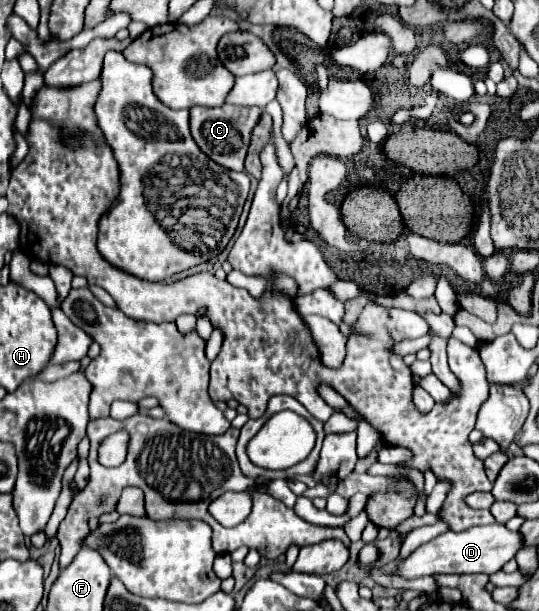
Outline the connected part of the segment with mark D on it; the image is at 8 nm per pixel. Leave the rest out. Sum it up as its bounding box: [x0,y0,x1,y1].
[394,524,520,580]

